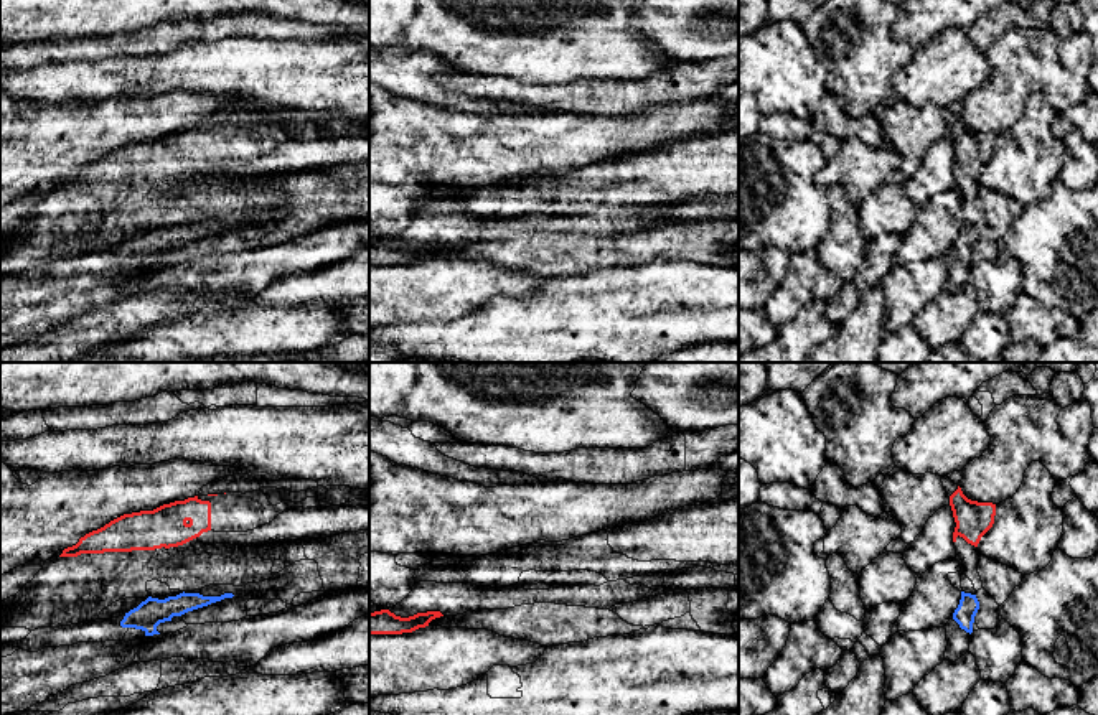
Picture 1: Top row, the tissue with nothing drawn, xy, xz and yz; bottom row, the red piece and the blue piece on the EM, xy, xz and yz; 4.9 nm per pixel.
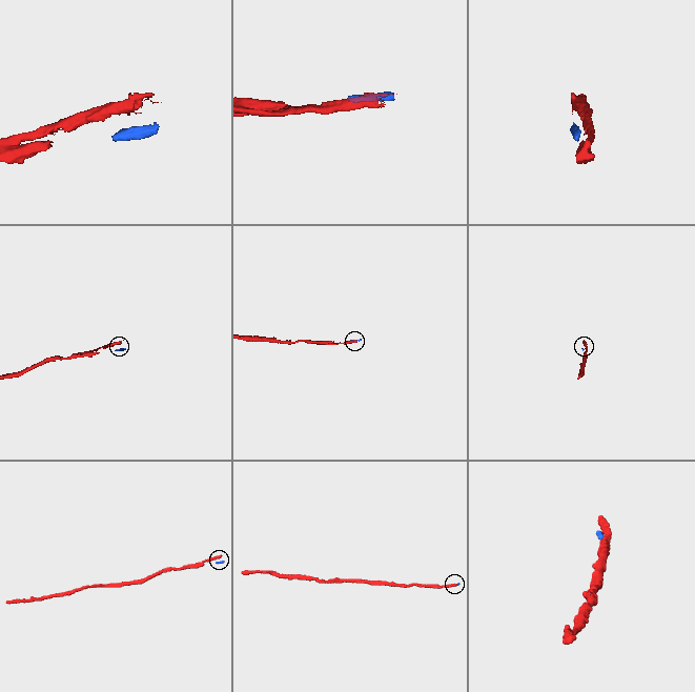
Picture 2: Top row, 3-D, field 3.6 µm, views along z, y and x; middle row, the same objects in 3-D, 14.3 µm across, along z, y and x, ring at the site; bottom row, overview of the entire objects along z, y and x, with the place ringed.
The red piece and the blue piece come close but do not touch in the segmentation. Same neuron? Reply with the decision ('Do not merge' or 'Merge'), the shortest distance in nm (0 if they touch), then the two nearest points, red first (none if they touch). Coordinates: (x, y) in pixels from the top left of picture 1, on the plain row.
Do not merge. Distance 220 nm. Across: xy (177, 177), (183, 223)

